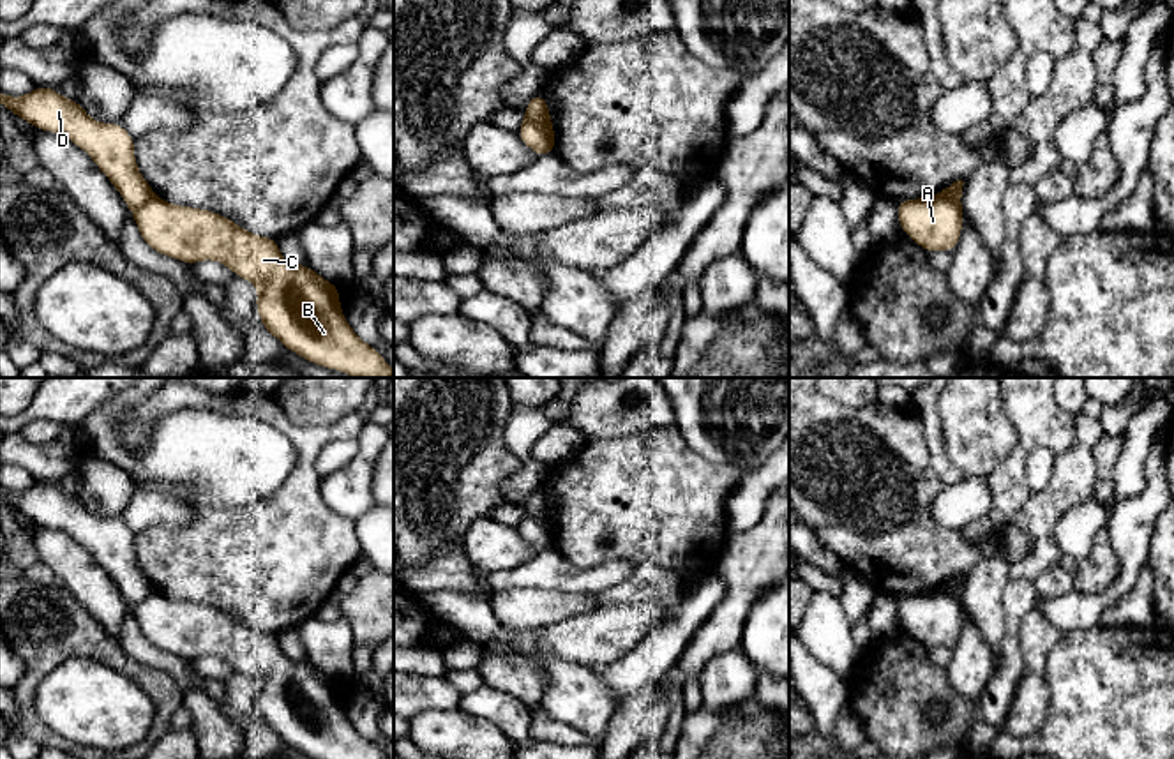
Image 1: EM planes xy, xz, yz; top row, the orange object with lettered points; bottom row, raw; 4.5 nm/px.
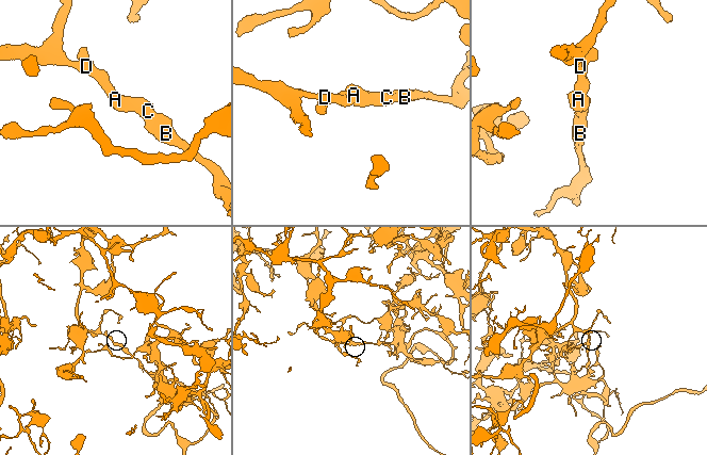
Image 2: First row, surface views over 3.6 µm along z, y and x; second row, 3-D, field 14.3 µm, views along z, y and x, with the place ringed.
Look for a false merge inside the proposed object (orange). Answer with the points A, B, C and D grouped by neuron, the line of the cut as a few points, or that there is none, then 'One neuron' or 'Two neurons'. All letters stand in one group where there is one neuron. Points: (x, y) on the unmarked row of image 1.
Groups: A B C / D. Split along xz (525, 512), (546, 530), (553, 542). Two neurons

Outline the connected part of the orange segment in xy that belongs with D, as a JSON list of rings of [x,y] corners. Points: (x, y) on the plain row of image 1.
[[[35,482],[23,492],[0,487],[0,501],[37,526],[62,530],[85,545],[131,605],[155,591],[139,568],[134,535],[122,519],[102,519],[90,514],[78,496],[62,492],[51,482]]]

